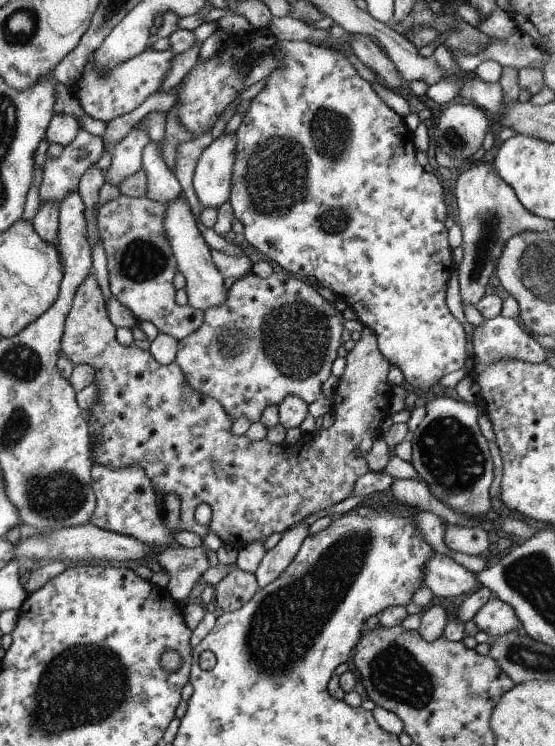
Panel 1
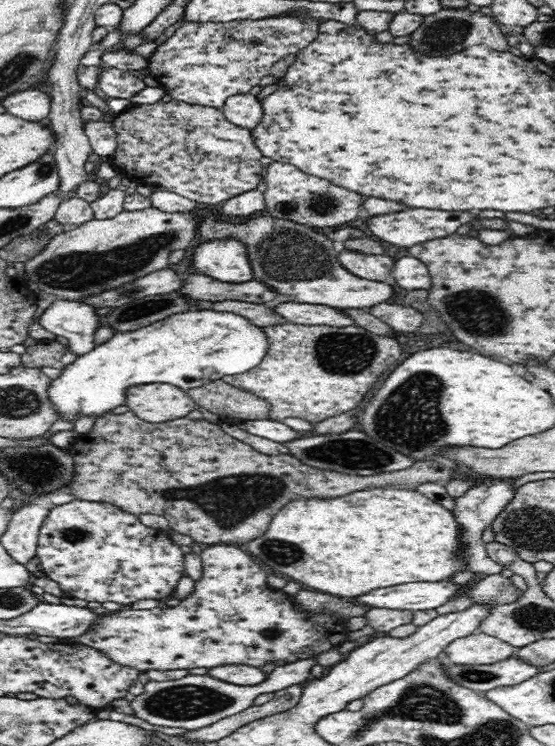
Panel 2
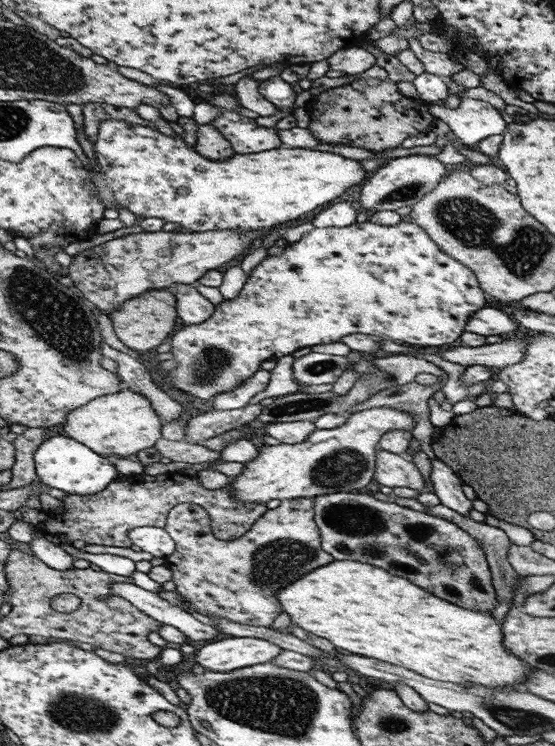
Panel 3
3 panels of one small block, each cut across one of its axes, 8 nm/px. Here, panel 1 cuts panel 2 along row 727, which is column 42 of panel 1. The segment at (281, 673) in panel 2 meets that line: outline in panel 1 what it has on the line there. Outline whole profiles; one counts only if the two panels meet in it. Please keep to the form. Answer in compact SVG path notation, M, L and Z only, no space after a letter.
M82 128L74 140L62 150L62 154L58 158L50 158L46 156L44 164L42 164L42 178L40 178L40 188L38 188L38 198L42 204L46 202L56 202L61 204L62 200L68 194L76 194L79 192L80 177L95 163L100 160L104 150L104 142L102 136L95 136Z

